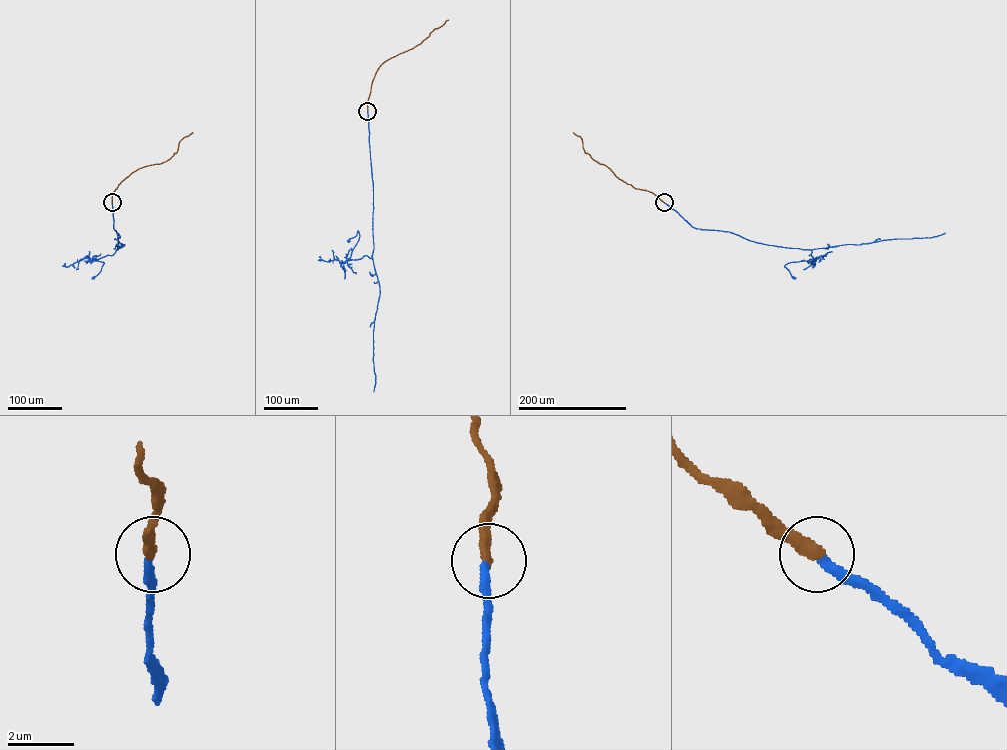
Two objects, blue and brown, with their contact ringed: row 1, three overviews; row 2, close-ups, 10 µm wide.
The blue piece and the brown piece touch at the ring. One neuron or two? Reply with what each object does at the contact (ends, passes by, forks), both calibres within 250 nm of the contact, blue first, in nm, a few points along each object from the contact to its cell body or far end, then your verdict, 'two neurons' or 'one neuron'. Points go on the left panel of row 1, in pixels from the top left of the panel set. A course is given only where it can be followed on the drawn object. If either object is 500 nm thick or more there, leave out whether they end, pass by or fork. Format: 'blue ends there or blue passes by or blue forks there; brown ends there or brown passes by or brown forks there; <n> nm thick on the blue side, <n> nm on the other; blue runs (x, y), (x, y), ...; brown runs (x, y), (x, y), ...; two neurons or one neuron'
blue ends there; brown ends there; 260 nm thick on the blue side, 380 nm on the other; blue runs (112, 202), (118, 249), (111, 255), (91, 260), (104, 262), (93, 277); brown runs (112, 202), (112, 193), (126, 178), (139, 168), (170, 159), (176, 152), (179, 142), (193, 133); one neuron

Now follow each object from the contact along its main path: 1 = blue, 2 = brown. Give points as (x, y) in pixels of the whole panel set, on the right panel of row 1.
1: (664, 202), (696, 228), (730, 232), (766, 244), (811, 250), (809, 255), (813, 260), (784, 266), (794, 277)
2: (664, 202), (652, 192), (627, 184), (593, 159), (585, 152), (581, 138), (573, 133)

